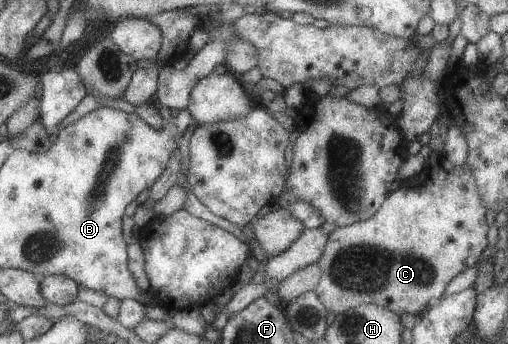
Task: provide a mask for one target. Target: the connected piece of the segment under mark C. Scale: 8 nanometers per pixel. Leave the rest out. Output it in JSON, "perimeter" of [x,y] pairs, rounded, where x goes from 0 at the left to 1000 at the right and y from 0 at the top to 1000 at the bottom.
{"perimeter":[[[872,439],[848,442],[827,503],[801,520],[780,555],[766,558],[732,634],[663,660],[648,680],[636,741],[622,762],[634,802],[616,846],[644,901],[659,916],[705,887],[736,881],[785,916],[827,919],[844,895],[843,878],[850,866],[872,860],[894,805],[949,750],[949,733],[963,715],[959,674],[965,634],[929,517],[925,477],[900,485],[886,477]]]}

